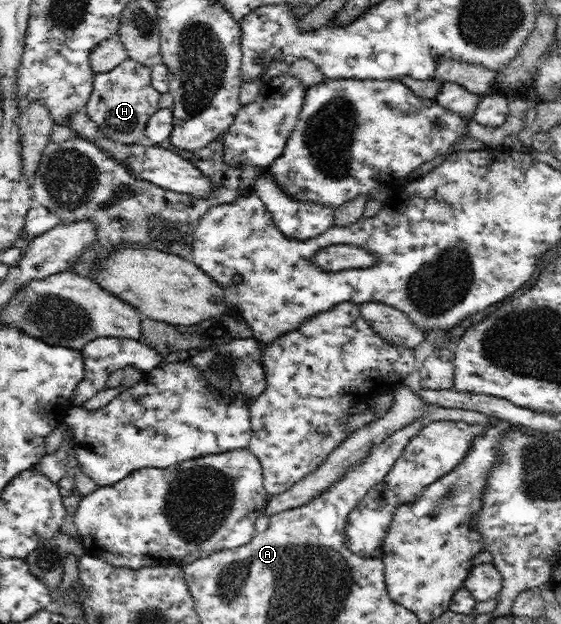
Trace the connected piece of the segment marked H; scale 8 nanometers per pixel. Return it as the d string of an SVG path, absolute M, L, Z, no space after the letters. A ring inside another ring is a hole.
M129 57L112 71L96 73L91 97L86 105L90 120L98 124L102 134L122 144L150 144L145 129L148 120L160 110L161 93L151 83L151 69Z

